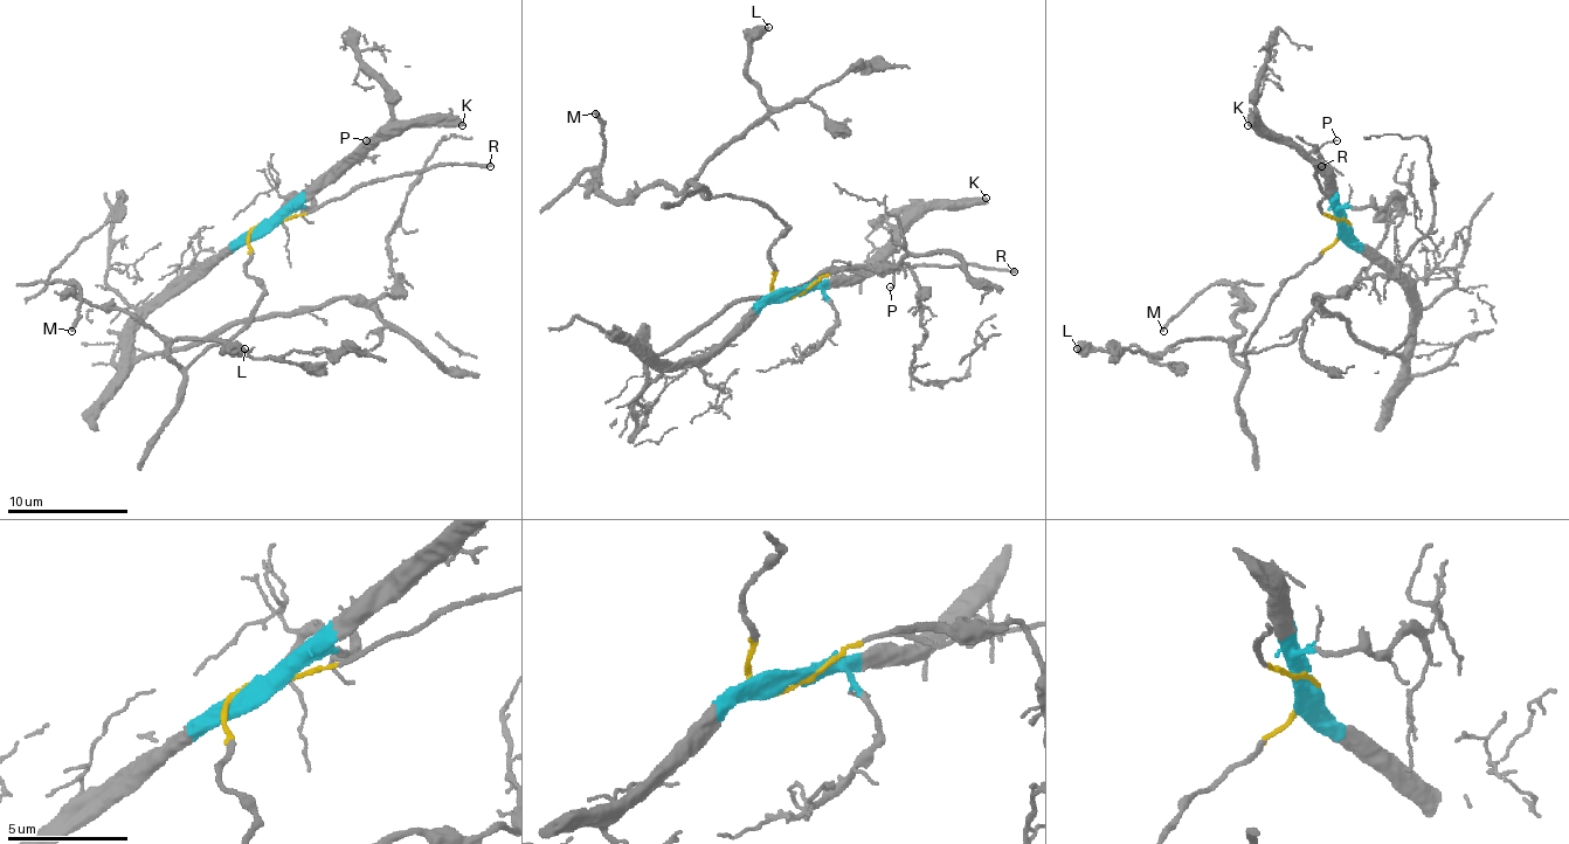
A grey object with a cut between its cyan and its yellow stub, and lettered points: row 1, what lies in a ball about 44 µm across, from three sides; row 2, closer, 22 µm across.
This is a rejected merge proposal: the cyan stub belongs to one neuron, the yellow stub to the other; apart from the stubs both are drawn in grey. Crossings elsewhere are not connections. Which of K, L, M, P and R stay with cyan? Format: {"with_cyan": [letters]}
{"with_cyan": ["K", "P"]}

